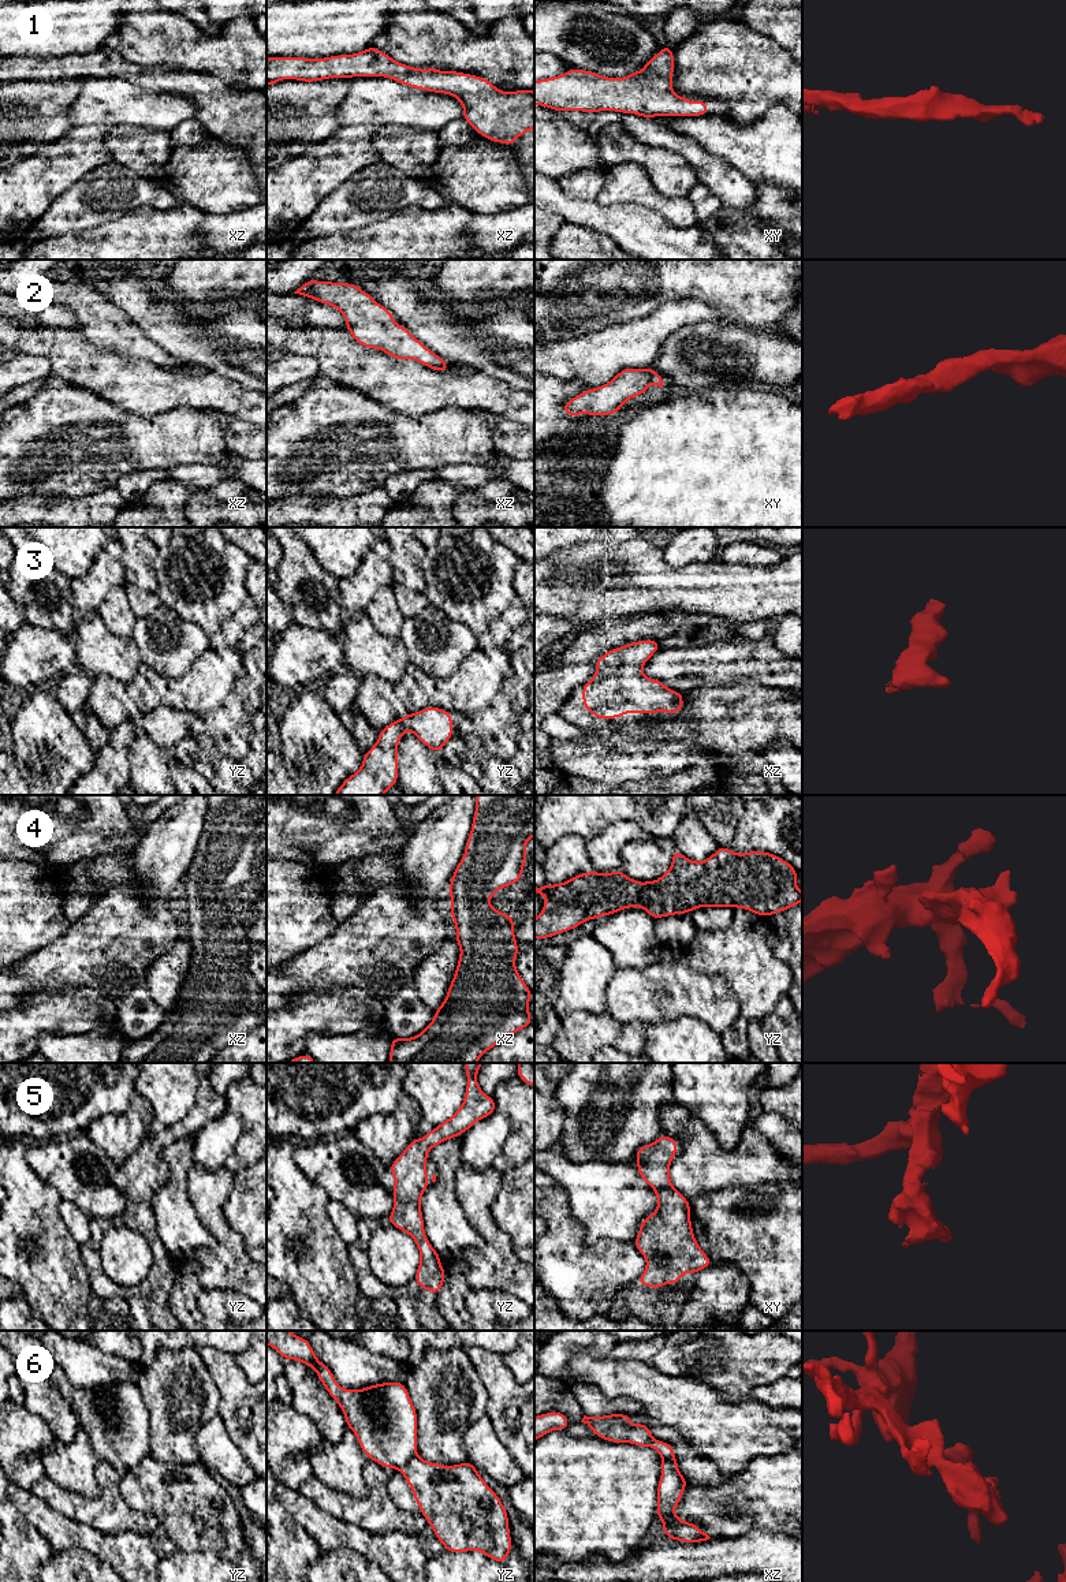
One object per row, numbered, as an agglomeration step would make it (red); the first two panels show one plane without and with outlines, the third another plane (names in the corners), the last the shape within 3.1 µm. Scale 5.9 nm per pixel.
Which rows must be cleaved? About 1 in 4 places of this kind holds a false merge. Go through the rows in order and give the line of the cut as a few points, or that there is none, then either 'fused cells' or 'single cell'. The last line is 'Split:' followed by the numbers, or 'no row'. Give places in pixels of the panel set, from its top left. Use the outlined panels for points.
1: cut none; single cell
2: cut none; single cell
3: cut none; single cell
4: cut none; single cell
5: cut none; single cell
6: cut yz (416, 1454), (399, 1469); fused cells
Split: 6

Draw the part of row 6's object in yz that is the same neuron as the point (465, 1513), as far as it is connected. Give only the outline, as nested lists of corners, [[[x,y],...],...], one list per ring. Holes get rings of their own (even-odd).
[[[414,1455],[400,1471],[446,1551],[480,1551],[506,1563],[512,1548],[508,1514],[474,1465],[444,1466]]]

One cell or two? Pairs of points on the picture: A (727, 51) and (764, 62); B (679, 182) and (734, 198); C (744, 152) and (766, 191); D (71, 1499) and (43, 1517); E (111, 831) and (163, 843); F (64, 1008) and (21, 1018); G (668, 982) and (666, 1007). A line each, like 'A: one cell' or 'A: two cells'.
A: one cell
B: two cells
C: two cells
D: two cells
E: two cells
F: one cell
G: one cell

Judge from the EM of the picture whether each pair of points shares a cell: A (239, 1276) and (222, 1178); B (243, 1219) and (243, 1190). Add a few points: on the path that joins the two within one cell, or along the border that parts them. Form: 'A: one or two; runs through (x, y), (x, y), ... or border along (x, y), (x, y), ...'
A: one; runs through (228, 1252), (228, 1241), (215, 1223), (215, 1202)
B: one; runs through (243, 1212), (243, 1197)

